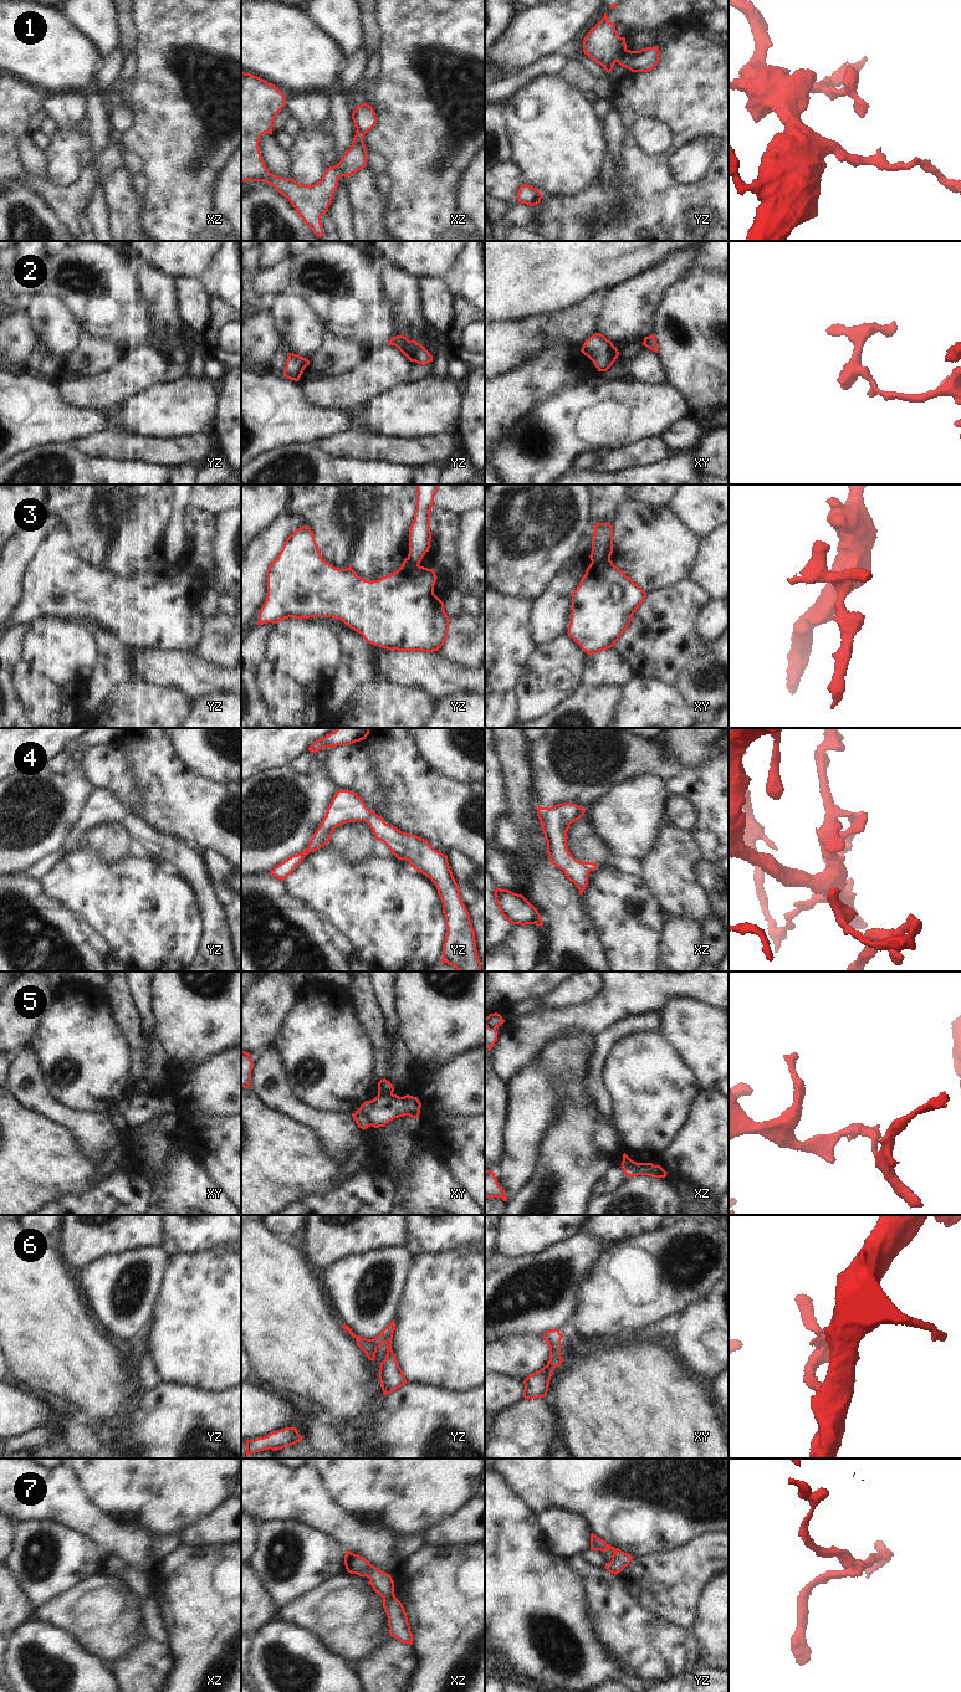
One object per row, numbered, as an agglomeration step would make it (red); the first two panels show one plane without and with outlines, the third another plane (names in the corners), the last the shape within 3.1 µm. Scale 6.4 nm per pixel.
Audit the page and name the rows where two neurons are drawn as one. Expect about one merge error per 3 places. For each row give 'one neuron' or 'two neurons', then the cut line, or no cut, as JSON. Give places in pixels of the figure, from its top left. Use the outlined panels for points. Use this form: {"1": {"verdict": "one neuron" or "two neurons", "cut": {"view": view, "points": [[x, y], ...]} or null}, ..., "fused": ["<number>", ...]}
{"1": {"verdict": "two neurons", "cut": {"view": "yz", "points": [[625, 49], [616, 61]]}}, "2": {"verdict": "one neuron", "cut": null}, "3": {"verdict": "two neurons", "cut": {"view": "xy", "points": [[609, 558], [602, 562], [592, 562]]}}, "4": {"verdict": "one neuron", "cut": null}, "5": {"verdict": "two neurons", "cut": {"view": "xy", "points": [[378, 1092], [384, 1095], [392, 1093]]}}, "6": {"verdict": "one neuron", "cut": null}, "7": {"verdict": "one neuron", "cut": null}, "fused": ["1", "3", "5"]}

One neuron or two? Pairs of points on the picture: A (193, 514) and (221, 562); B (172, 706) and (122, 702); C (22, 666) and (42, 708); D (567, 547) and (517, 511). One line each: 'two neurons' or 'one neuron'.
A: two neurons
B: one neuron
C: one neuron
D: one neuron

